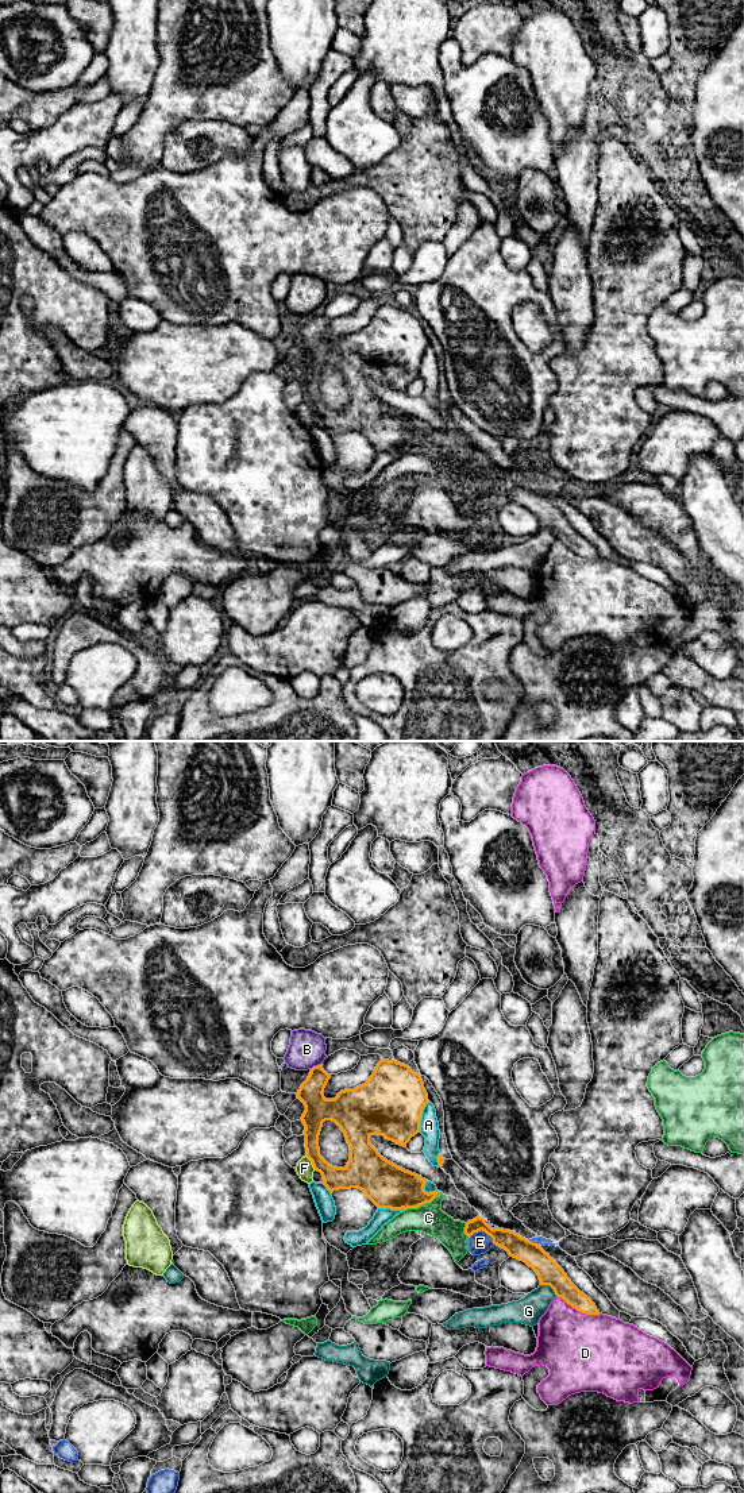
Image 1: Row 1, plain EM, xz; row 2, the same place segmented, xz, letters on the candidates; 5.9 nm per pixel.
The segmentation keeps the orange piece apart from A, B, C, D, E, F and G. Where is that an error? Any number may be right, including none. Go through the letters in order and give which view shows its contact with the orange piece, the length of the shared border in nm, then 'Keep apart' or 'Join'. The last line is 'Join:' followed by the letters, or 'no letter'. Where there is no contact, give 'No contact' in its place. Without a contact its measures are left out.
A: Touches orange in xz. Shared border 190 nm. Keep apart
B: Touches orange in xz. Shared border 70 nm. Keep apart
C: Touches orange in xz. Shared border 240 nm. Keep apart
D: Touches orange in xz. Shared border 280 nm. Keep apart
E: Touches orange in xz. Shared border 170 nm. Keep apart
F: Touches orange in xz. Shared border 110 nm. Keep apart
G: Touches orange in xz. Shared border 120 nm. Keep apart
Join: no letter

